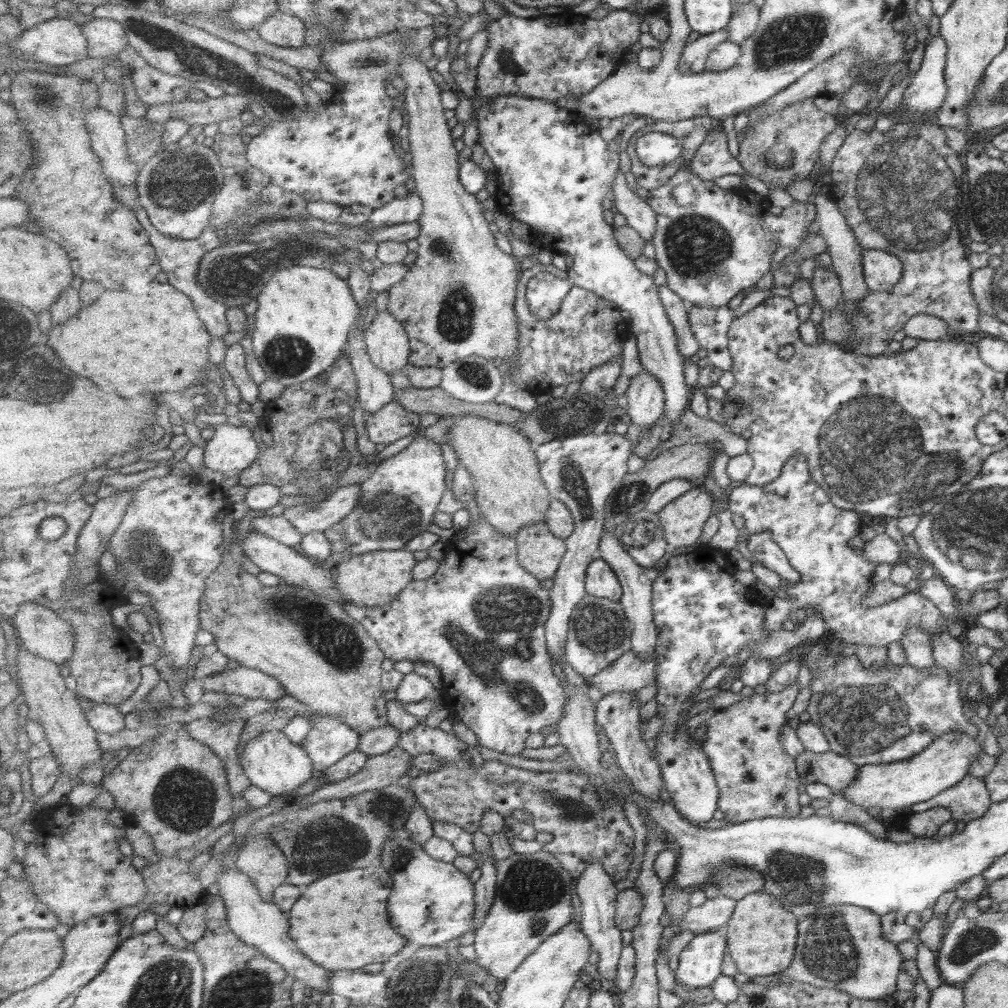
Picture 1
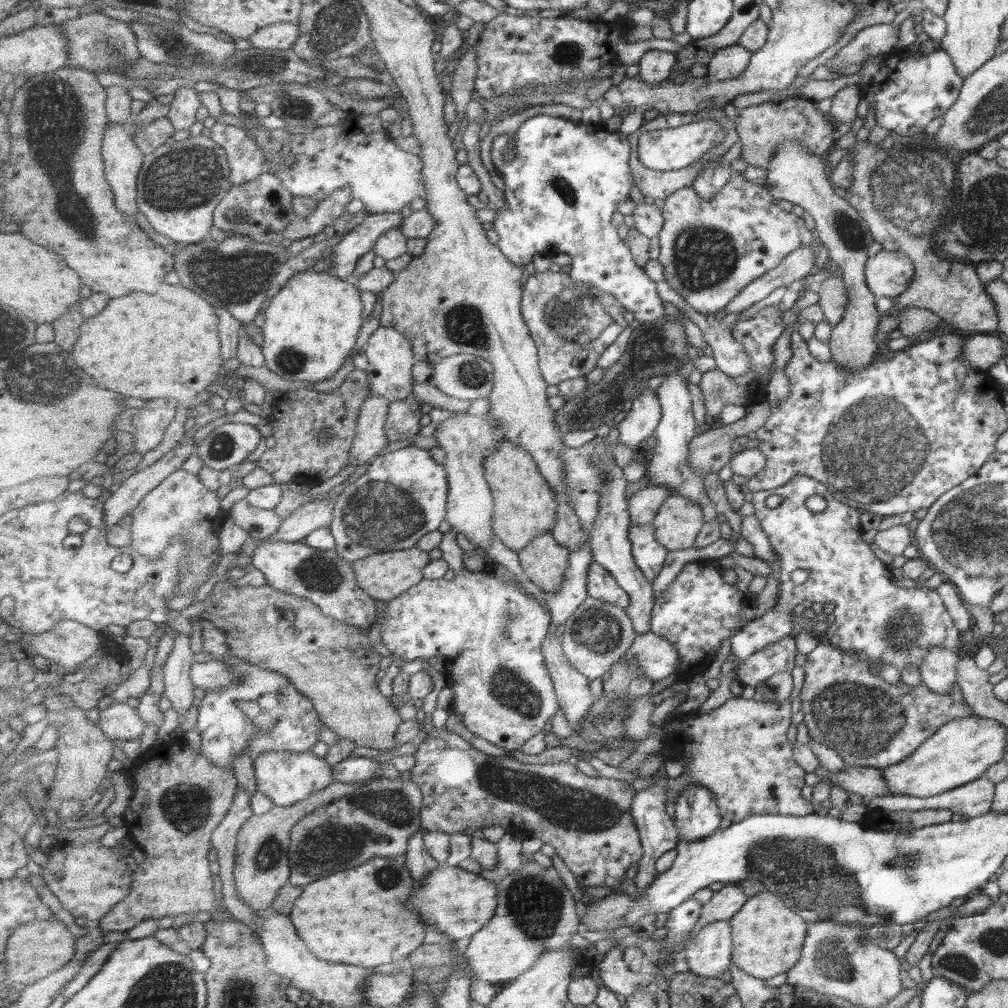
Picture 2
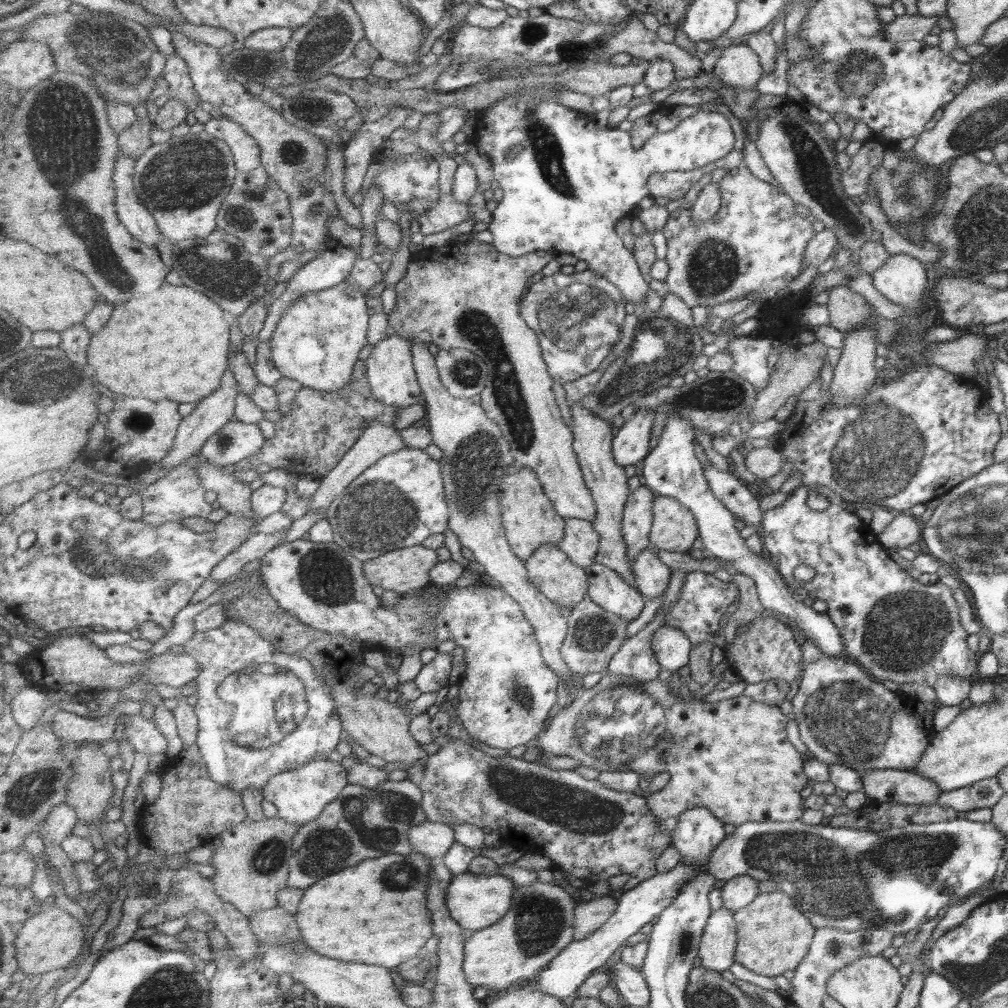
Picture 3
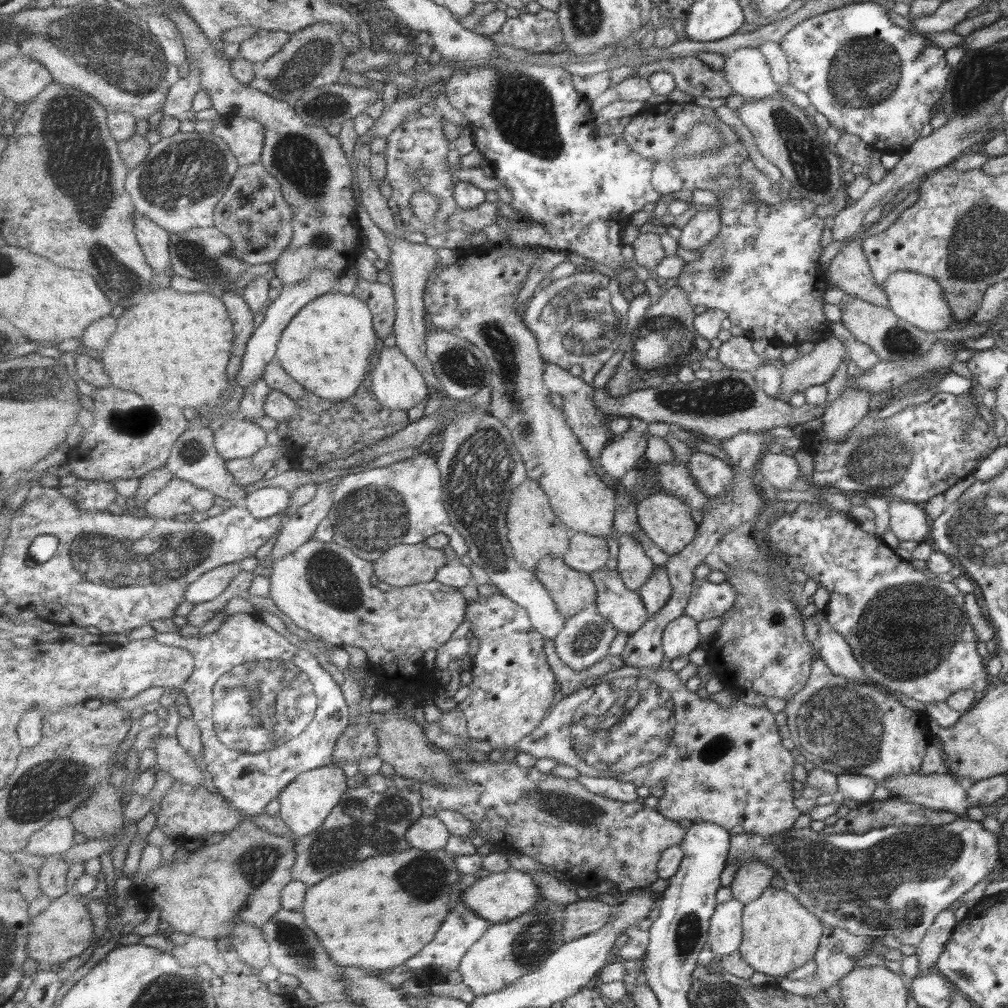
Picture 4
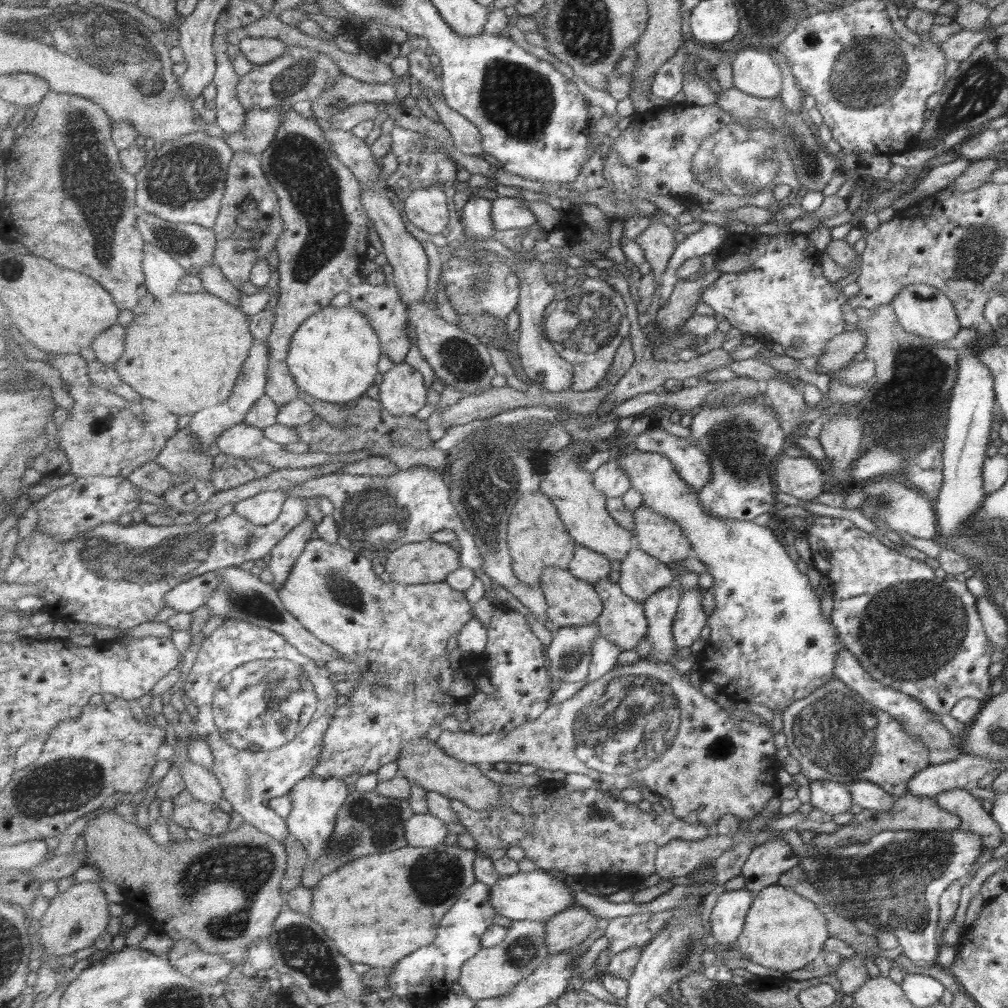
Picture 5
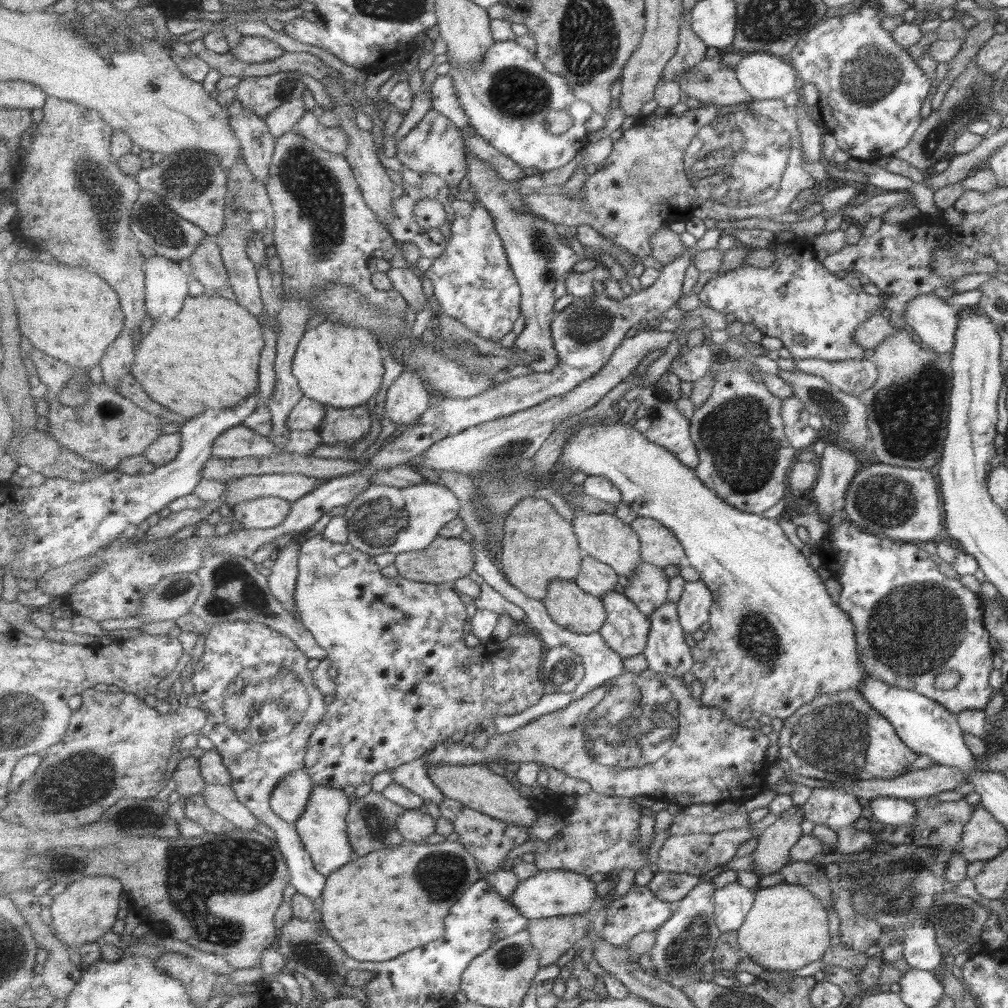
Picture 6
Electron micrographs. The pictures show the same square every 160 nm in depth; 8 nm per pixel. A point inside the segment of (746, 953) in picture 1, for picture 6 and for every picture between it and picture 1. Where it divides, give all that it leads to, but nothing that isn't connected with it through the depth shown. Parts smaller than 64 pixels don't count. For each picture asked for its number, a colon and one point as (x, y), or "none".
2: (768, 938)
3: (773, 936)
4: (779, 935)
5: (783, 931)
6: (787, 927)

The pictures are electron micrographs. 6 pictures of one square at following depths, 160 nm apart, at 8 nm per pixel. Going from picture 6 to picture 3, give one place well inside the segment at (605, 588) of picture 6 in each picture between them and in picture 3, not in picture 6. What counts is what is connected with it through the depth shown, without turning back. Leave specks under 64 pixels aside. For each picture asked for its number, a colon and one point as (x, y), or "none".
3: (581, 542)
4: (588, 553)
5: (591, 565)

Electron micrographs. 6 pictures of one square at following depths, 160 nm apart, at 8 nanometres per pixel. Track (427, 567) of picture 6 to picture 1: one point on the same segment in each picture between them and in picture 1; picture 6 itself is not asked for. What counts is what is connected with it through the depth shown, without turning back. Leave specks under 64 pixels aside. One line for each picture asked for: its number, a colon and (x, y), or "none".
1: (376, 578)
2: (385, 576)
3: (406, 569)
4: (403, 565)
5: (429, 561)

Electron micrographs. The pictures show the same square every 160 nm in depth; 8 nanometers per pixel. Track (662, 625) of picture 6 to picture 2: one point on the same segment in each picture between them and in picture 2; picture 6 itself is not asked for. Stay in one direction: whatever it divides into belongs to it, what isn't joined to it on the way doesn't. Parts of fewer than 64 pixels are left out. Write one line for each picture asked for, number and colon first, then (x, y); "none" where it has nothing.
2: (651, 555)
3: (653, 576)
4: (656, 592)
5: (661, 608)

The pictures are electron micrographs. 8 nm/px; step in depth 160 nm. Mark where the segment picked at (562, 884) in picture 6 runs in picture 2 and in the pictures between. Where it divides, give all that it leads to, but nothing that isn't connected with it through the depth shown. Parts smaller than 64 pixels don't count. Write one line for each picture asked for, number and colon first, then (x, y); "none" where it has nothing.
2: (459, 903)
3: (476, 901)
4: (500, 897)
5: (534, 896)

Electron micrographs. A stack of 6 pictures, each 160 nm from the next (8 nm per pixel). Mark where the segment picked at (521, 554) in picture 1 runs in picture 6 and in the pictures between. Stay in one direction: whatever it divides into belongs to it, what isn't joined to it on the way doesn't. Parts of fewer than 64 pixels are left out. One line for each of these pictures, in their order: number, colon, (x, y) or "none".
2: (544, 561)
3: (551, 570)
4: (573, 590)
5: (572, 601)
6: (567, 603)

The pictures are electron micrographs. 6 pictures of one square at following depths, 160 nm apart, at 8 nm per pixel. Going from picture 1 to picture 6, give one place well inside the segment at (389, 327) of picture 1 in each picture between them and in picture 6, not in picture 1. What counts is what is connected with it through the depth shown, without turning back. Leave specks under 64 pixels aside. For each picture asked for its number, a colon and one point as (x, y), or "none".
2: (391, 359)
3: (391, 372)
4: (397, 383)
5: (403, 392)
6: (407, 399)

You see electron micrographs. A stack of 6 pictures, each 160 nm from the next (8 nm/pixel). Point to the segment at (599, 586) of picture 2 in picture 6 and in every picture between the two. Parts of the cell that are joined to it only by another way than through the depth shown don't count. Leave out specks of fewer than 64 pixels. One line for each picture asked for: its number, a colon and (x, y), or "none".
3: (606, 586)
4: (625, 608)
5: (624, 621)
6: (627, 628)

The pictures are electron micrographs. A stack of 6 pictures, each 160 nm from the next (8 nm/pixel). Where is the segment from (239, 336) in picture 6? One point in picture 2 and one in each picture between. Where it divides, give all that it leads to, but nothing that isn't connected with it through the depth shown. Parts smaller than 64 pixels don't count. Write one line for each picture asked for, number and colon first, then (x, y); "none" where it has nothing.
2: (148, 346)
3: (165, 345)
4: (174, 351)
5: (190, 356)

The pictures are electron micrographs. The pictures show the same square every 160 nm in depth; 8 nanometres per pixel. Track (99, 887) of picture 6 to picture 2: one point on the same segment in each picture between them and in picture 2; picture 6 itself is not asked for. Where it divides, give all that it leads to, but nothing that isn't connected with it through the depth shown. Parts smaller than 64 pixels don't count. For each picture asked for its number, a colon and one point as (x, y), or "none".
2: (36, 950)
3: (51, 940)
4: (64, 930)
5: (75, 919)

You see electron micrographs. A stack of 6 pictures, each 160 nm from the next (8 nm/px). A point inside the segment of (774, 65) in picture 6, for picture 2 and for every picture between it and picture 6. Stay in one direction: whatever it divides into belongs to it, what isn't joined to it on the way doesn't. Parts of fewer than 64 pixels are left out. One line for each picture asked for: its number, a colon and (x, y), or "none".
2: (730, 62)
3: (739, 66)
4: (746, 70)
5: (755, 73)

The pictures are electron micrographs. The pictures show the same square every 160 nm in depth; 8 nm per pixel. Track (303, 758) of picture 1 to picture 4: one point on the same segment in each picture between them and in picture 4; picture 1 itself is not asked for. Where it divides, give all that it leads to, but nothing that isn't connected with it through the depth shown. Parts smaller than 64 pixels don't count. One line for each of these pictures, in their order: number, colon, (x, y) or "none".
2: (287, 777)
3: (301, 794)
4: (306, 803)

